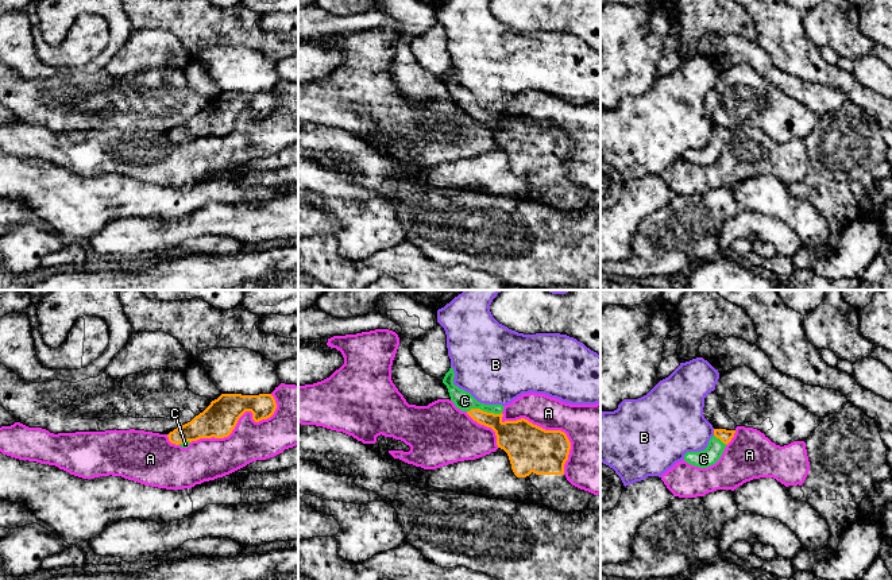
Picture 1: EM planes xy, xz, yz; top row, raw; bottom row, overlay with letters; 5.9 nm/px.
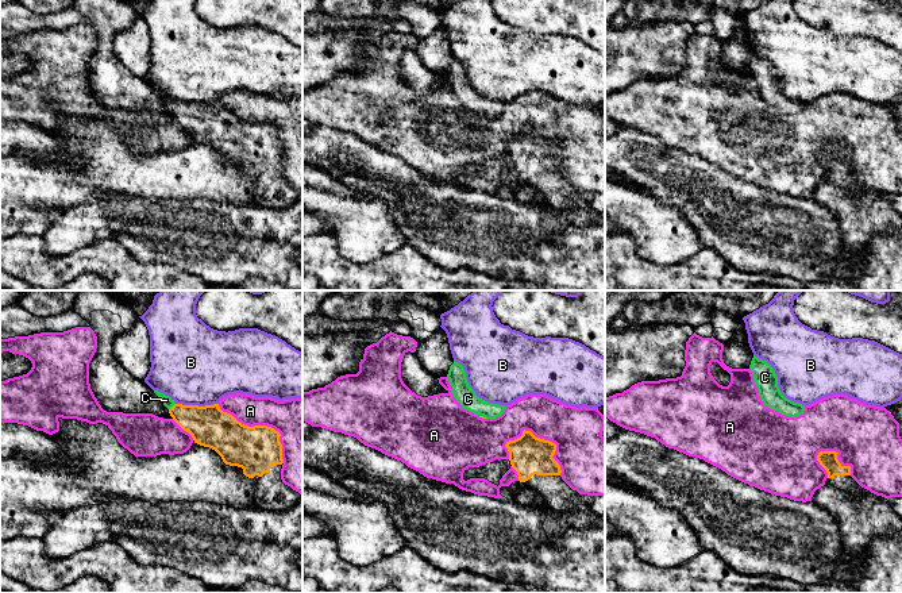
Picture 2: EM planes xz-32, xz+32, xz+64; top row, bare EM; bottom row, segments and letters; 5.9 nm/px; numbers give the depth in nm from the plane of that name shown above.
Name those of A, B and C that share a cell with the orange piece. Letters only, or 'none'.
C

